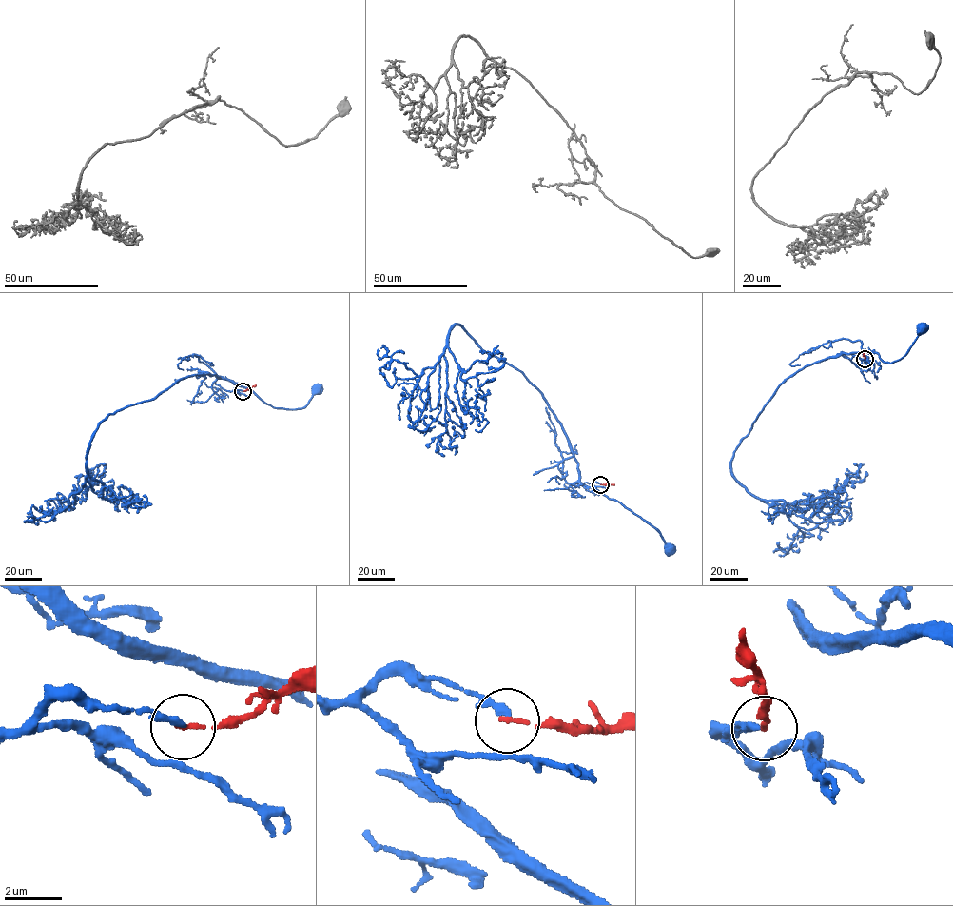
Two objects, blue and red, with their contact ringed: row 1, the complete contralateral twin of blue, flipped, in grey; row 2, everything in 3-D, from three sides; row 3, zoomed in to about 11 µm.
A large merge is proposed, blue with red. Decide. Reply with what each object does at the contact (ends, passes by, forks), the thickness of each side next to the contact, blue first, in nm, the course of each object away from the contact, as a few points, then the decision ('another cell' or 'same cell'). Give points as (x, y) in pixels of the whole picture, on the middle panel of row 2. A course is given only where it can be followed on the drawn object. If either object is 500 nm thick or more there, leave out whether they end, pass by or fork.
blue ends there; red ends there; 240 nm thick on the blue side, 150 nm on the other; blue runs (600, 483), (593, 481), (574, 487), (574, 483), (593, 487), (647, 521), (659, 532), (669, 550); red runs (600, 484), (614, 484); another cell

